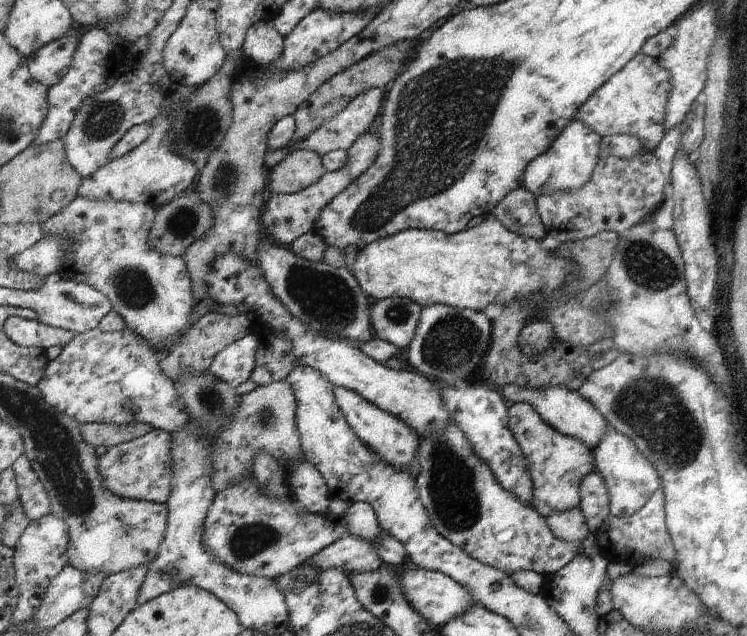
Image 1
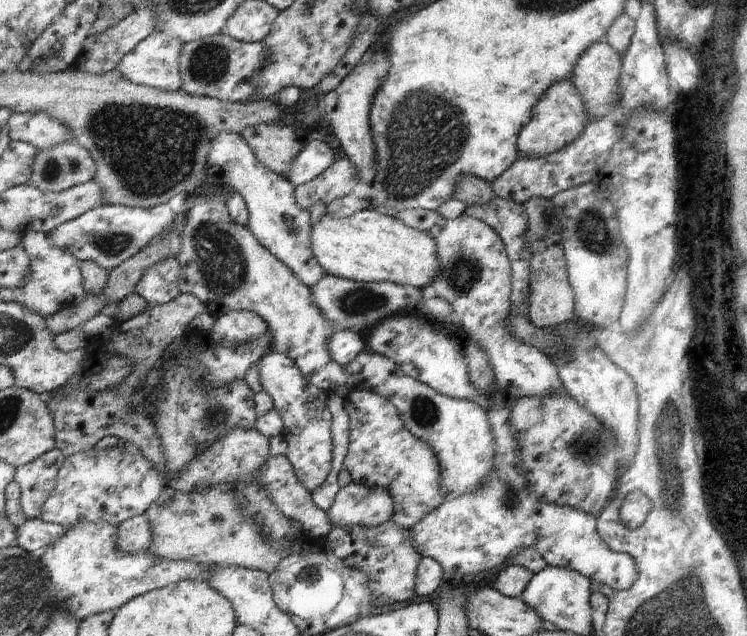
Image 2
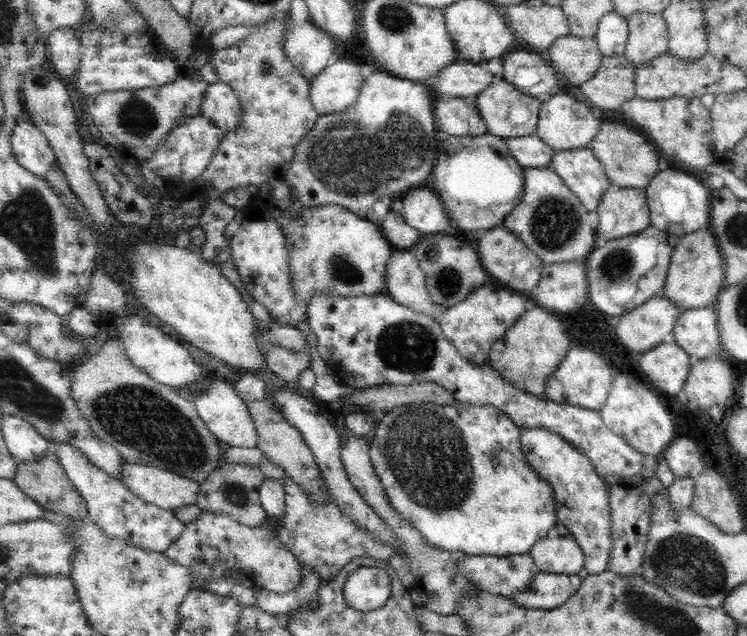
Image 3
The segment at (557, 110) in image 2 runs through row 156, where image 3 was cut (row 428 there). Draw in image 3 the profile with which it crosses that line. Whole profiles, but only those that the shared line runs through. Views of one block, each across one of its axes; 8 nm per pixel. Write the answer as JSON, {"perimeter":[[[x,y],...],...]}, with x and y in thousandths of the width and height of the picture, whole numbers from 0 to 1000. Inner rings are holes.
{"perimeter":[[[728,673],[699,675],[699,708],[708,730],[743,770],[748,824],[759,829],[763,843],[776,854],[783,869],[783,896],[803,903],[814,895],[814,871],[819,862],[818,808],[814,769],[790,722],[759,689]]]}

